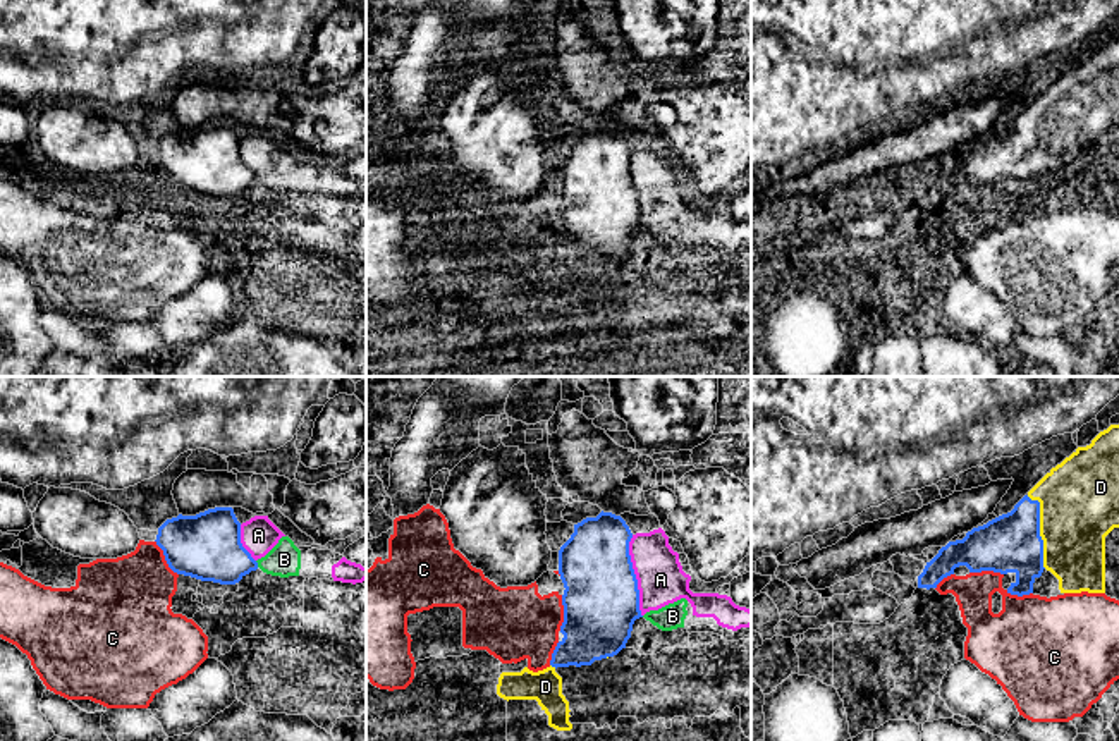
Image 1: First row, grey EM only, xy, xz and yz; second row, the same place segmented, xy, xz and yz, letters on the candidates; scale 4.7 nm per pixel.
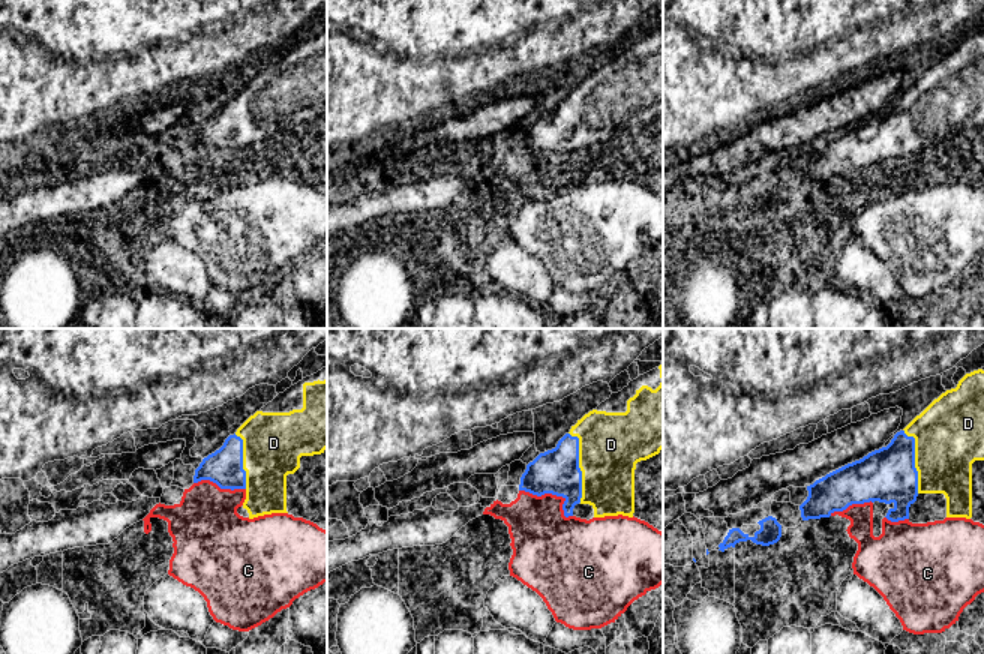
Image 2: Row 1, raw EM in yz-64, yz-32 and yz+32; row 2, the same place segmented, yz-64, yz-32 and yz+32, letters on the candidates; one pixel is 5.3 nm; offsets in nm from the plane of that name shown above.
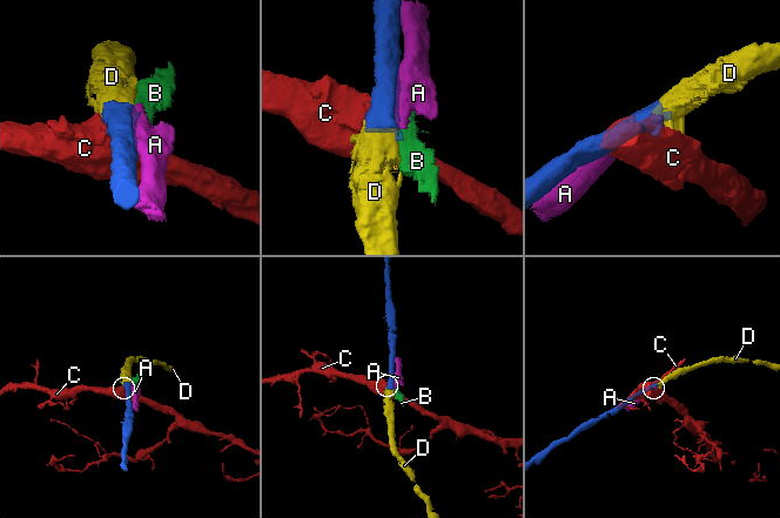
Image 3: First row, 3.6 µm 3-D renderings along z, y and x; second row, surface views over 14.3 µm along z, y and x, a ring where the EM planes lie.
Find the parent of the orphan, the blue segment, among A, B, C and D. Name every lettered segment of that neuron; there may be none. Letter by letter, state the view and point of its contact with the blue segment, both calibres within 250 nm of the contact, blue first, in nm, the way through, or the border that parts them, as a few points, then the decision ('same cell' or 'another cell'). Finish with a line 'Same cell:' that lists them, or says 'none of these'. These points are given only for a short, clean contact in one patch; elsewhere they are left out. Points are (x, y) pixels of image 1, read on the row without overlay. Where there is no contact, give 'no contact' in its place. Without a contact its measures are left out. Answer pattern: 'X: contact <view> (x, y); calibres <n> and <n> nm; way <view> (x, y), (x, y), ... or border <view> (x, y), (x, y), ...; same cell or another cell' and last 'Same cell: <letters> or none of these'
A: contact xz (635, 191); calibres 360 and 220 nm; another cell
B: contact xy (256, 179); calibres 300 and 160 nm; border xy (255, 176), (258, 181); another cell
C: contact xy (165, 172); calibres 300 and 380 nm; another cell
D: contact yz (1039, 145); calibres 280 and 360 nm; same cell
Same cell: D

